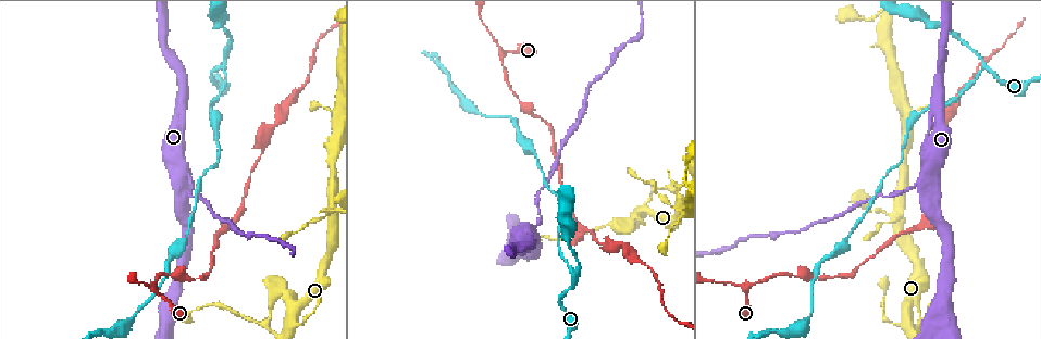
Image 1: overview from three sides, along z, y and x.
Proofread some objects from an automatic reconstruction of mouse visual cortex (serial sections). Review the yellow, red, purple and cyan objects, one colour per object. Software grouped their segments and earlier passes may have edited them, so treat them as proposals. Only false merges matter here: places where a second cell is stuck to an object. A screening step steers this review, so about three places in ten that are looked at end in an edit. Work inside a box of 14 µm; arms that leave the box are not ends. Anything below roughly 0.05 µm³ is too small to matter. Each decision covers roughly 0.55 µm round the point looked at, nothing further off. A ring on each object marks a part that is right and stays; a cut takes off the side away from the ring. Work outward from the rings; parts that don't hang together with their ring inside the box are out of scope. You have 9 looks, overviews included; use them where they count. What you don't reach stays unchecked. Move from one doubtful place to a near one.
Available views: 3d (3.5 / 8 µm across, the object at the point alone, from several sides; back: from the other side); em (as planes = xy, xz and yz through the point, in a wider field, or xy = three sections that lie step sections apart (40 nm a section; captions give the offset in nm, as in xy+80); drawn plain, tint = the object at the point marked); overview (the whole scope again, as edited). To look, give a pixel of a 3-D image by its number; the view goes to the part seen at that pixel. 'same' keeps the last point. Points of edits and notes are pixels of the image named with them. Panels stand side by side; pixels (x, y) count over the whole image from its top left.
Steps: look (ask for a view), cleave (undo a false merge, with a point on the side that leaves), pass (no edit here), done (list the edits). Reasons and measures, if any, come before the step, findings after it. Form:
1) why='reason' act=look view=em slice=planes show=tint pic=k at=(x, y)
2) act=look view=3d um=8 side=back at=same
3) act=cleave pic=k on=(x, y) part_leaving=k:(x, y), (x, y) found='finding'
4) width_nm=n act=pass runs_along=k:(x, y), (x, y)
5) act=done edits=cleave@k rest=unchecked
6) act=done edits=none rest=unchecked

act=look view=3d um=3.5 pic=1 at=(322, 218)

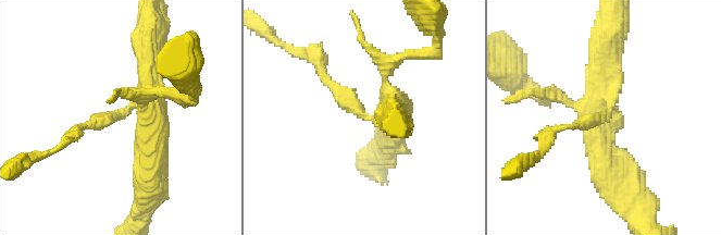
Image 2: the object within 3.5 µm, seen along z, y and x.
arms=4 arm_widths_nm=150,150,350,400 why='shape alone is not enough' act=look view=em slice=xy step=3 show=tint pic=2 at=(609, 111)

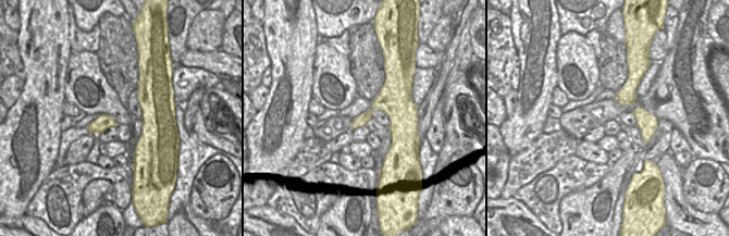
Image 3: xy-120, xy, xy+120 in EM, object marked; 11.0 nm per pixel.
width_nm=190 act=pass runs_along=2:(395, 106), (365, 118), (319, 66) found='continuous, no second cell'

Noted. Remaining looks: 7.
act=look view=3d um=3.5 pic=1 at=(568, 288)

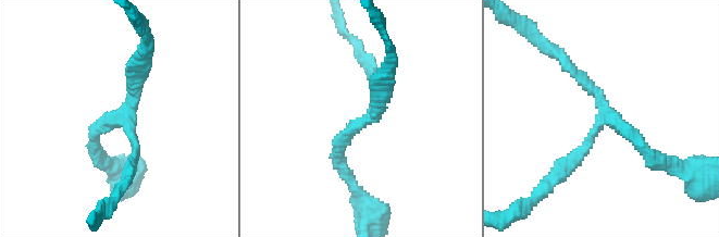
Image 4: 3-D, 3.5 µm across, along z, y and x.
arms=3 arm_widths_nm=150,200,200 why='shape alone is not enough' act=look view=em slice=planes show=tint pic=4 at=(121, 120)

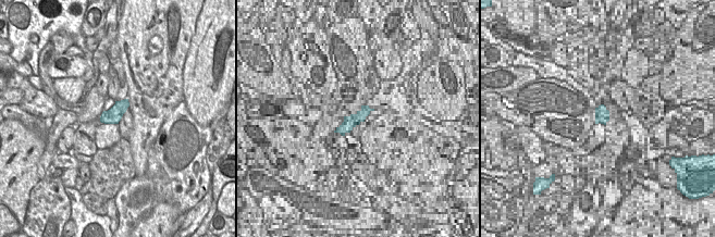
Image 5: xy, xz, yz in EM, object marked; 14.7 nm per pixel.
why='another direction' act=look view=em slice=xy step=1 show=tint at=same

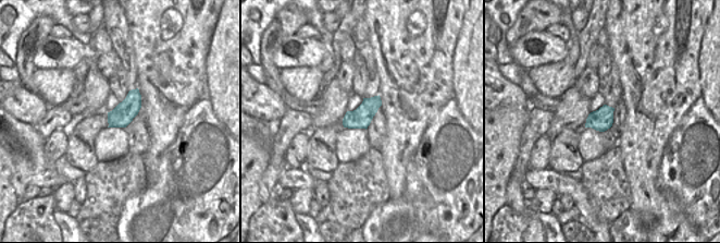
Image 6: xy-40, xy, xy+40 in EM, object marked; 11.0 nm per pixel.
act=cleave pic=4 on=(570, 164) found='two cells meet here'

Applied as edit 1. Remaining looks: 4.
why='thick turns thin' act=look view=3d um=3.5 pic=1 at=(533, 228)

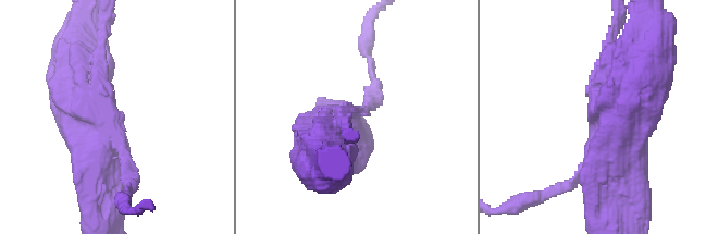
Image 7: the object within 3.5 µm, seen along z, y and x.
act=look view=em slice=xy step=2 show=plain pic=7 at=(113, 136)

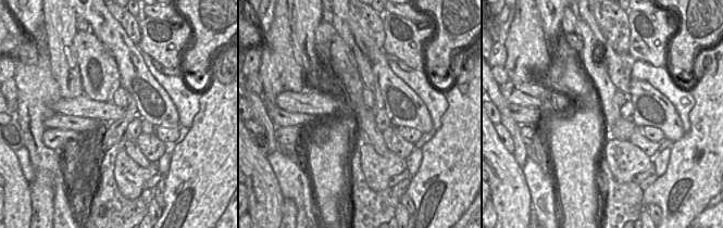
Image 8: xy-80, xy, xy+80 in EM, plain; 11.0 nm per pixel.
act=look view=em slice=xy step=2 show=tint at=same

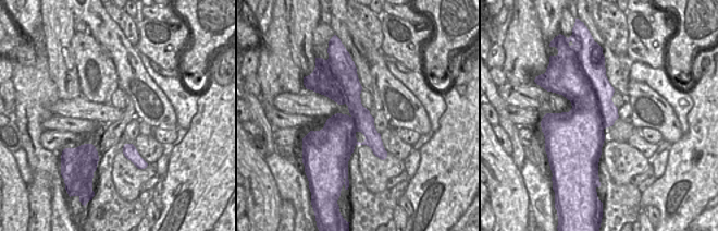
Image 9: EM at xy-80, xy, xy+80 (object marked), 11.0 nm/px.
act=pass runs_along=7:(643, 78), (609, 135), (611, 208) found='continuous, no second cell'

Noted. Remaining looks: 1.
act=done edits=cleave@4 rest=unchecked

